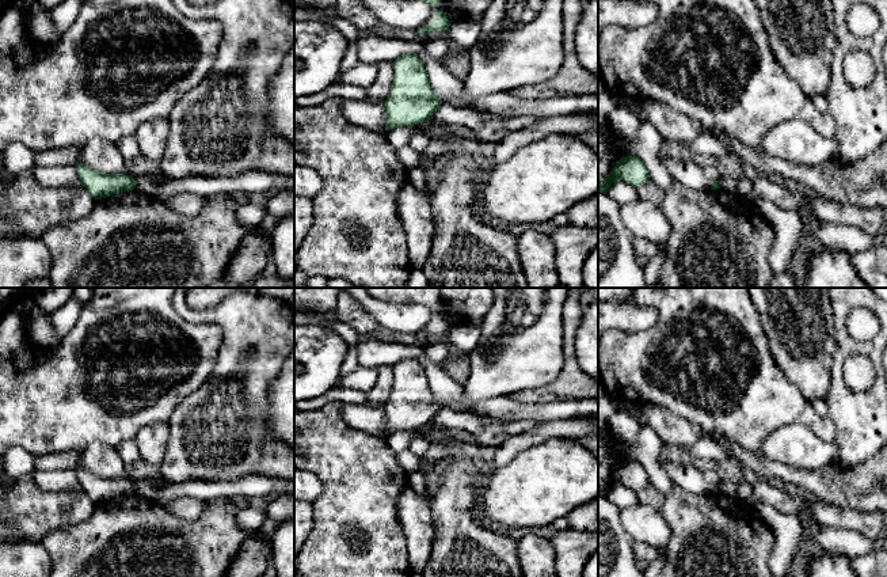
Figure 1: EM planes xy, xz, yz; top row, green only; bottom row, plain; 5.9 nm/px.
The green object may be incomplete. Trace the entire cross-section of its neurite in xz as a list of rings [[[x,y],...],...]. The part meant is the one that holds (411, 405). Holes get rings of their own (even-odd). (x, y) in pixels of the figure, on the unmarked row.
[[[406,357],[392,367],[395,379],[384,406],[385,433],[414,430],[427,425],[441,405],[430,391],[427,376],[415,357]]]

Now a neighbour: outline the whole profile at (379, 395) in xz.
[[[380,367],[377,383],[370,391],[365,392],[366,401],[363,405],[384,409],[391,398],[393,379],[392,367]]]

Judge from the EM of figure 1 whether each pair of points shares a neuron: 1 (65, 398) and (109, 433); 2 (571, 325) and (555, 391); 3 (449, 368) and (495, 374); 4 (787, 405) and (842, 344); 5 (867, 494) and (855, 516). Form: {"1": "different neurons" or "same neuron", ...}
{"1": "same neuron", "2": "same neuron", "3": "different neurons", "4": "same neuron", "5": "different neurons"}

